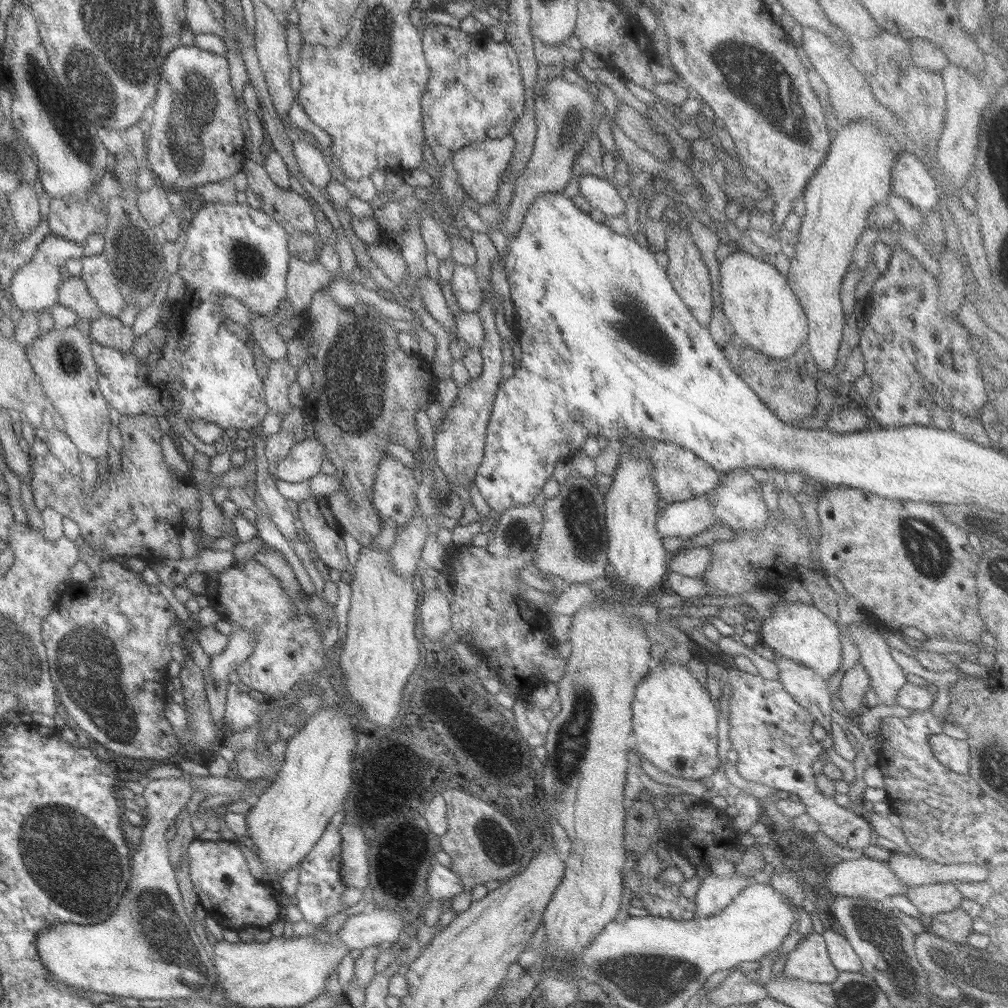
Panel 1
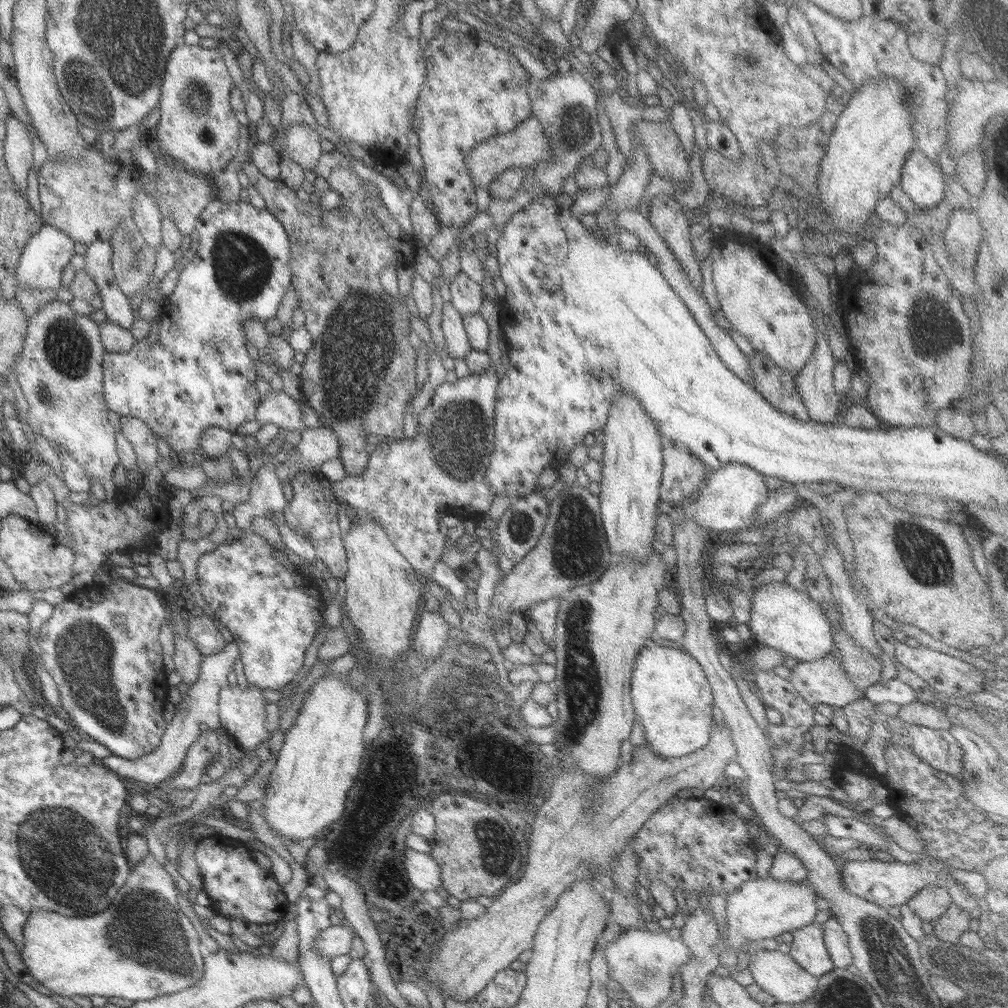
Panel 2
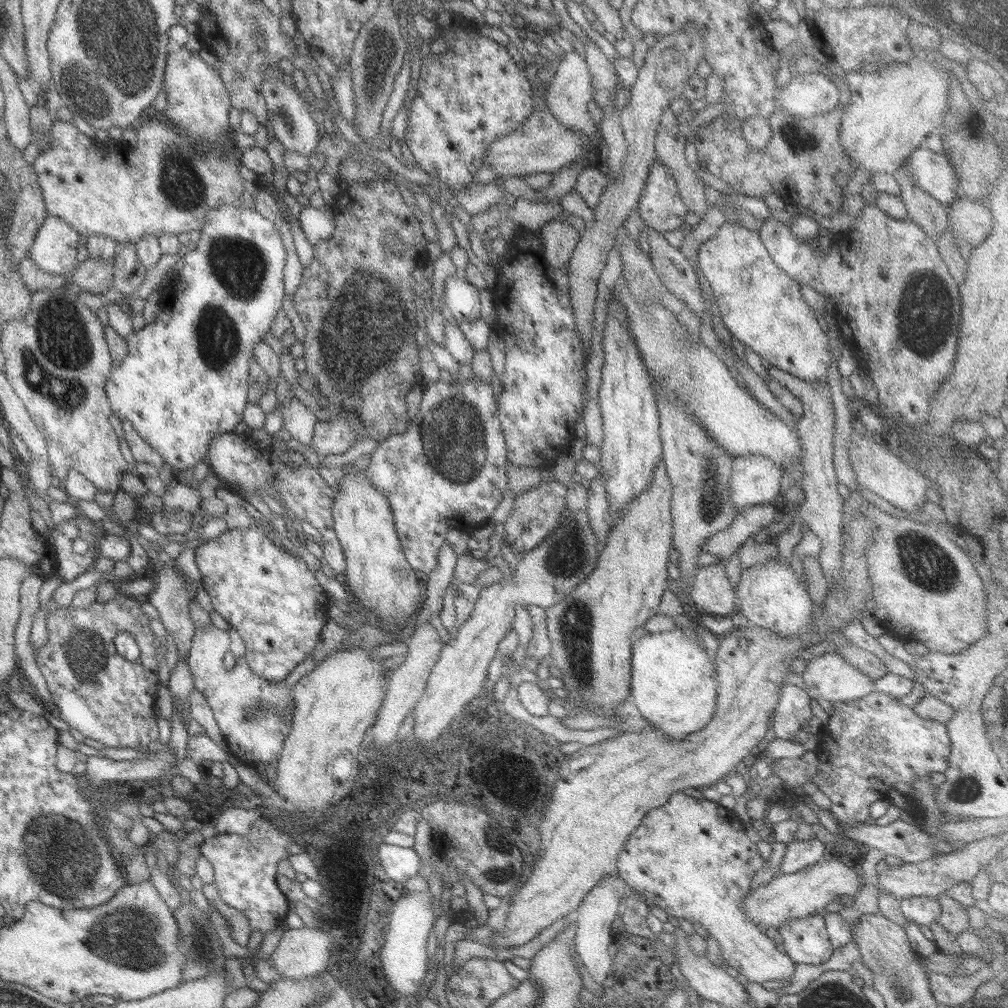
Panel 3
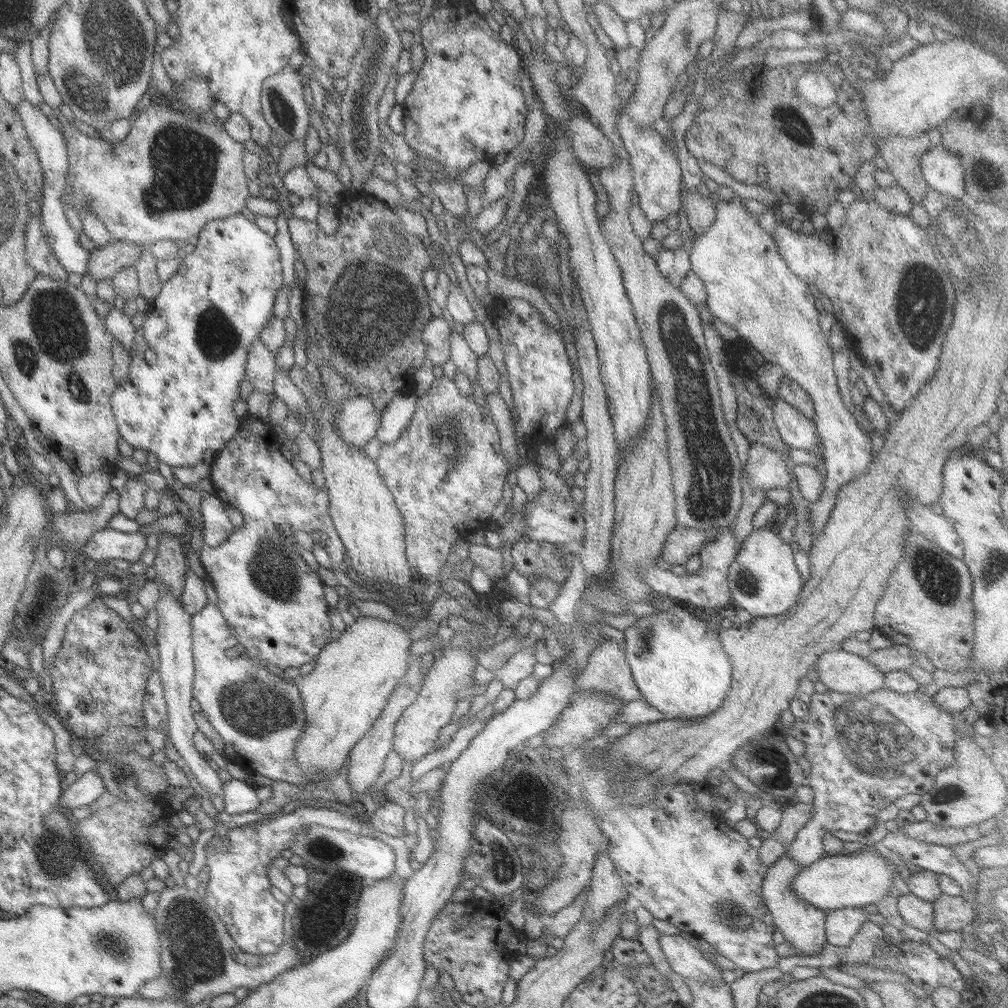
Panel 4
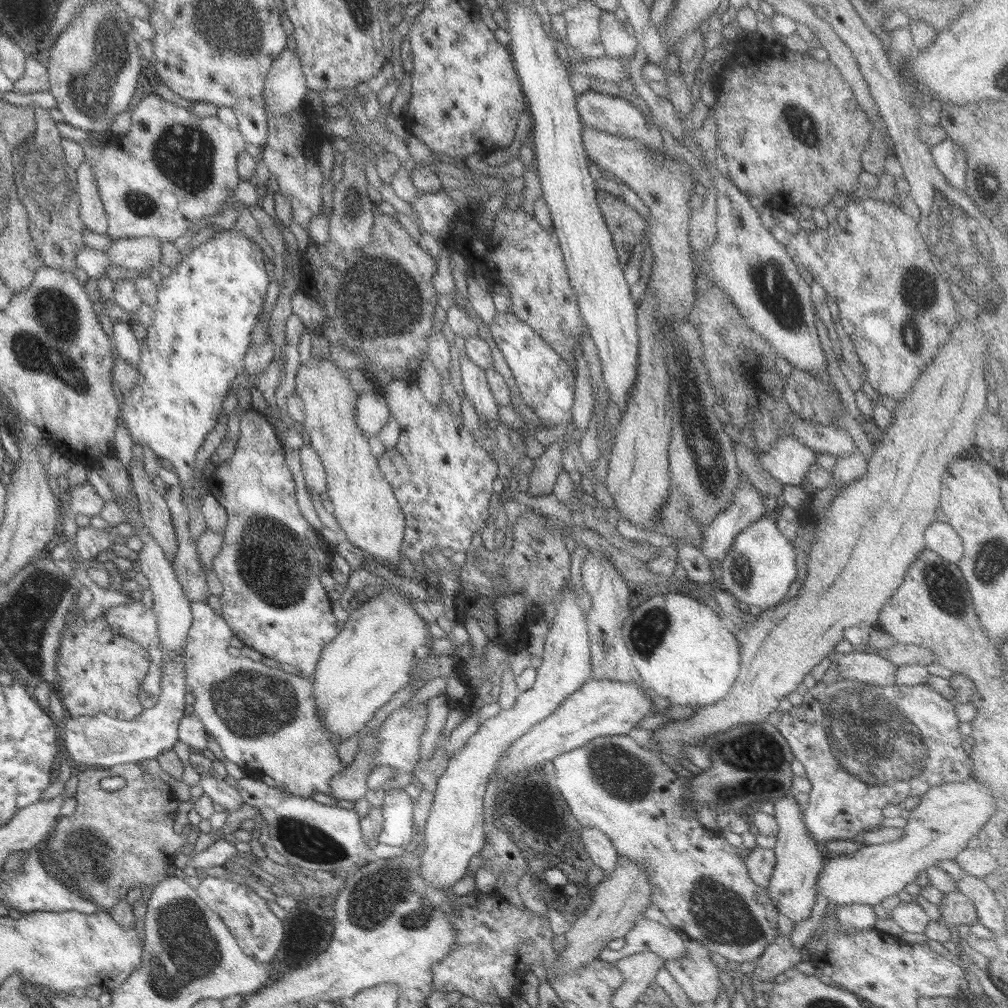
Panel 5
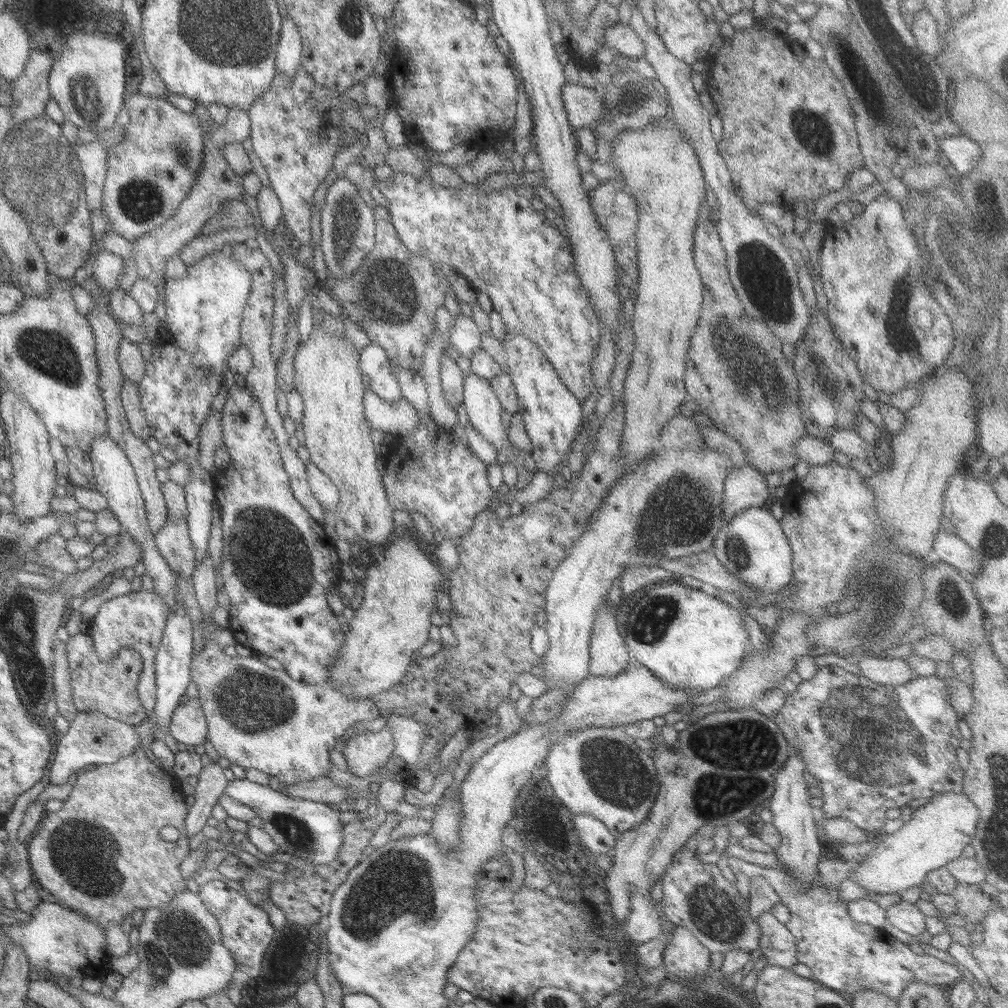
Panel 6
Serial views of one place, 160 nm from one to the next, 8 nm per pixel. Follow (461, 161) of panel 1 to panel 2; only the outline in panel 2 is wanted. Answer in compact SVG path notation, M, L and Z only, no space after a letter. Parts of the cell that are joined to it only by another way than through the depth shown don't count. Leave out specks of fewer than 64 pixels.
M530 116L506 134L491 136L475 144L465 160L467 176L474 188L487 189L496 175L511 167L524 168L529 173L538 162L552 159L552 152L543 133L542 126Z

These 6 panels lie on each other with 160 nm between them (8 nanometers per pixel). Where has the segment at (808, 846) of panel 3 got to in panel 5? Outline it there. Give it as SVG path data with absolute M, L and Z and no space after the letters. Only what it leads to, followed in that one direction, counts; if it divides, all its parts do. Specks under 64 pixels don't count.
M837 680L831 683L817 681L802 697L799 707L791 707L789 710L779 713L781 721L775 728L788 744L792 758L795 758L797 762L802 764L805 771L804 776L811 786L808 792L808 803L802 806L803 808L800 813L802 814L803 826L807 829L808 835L814 840L816 846L830 840L854 840L860 835L860 832L880 827L883 818L881 809L883 807L890 804L901 804L907 796L920 797L929 787L946 782L961 782L971 776L972 762L968 754L961 747L963 736L957 730L959 721L955 716L955 704L943 699L938 693L933 692L926 683L912 686L893 684L879 687L863 684L855 680Z

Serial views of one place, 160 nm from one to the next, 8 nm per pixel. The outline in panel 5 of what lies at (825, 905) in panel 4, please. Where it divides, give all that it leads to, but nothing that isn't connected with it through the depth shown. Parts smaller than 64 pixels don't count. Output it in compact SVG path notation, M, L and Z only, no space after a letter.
M973 777L961 782L946 782L929 787L920 797L917 806L910 810L910 815L902 827L903 834L897 840L881 844L865 845L848 855L840 855L826 860L819 871L817 895L821 894L827 903L835 907L847 904L865 904L873 907L889 896L904 896L904 887L910 882L920 882L923 871L934 862L952 859L966 847L967 840L985 824L995 810L994 800L987 792L987 787L979 784Z

